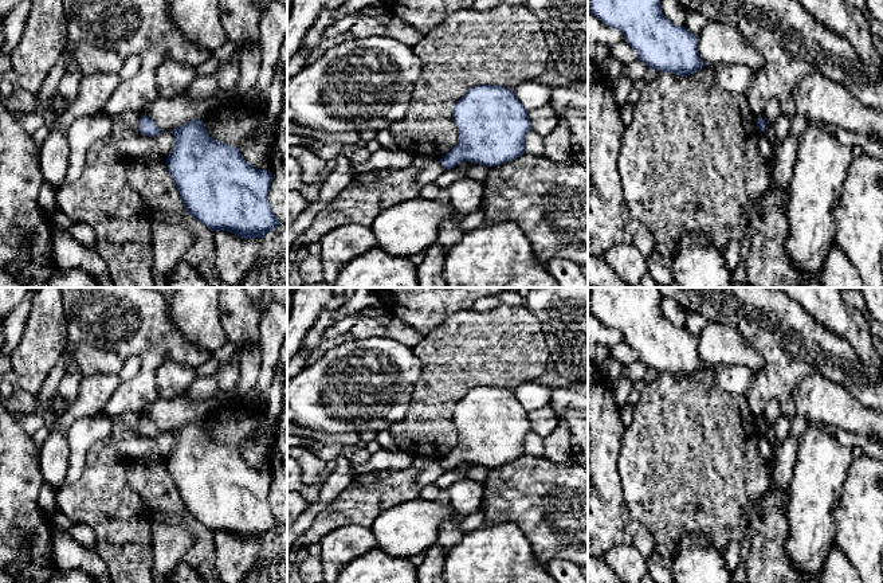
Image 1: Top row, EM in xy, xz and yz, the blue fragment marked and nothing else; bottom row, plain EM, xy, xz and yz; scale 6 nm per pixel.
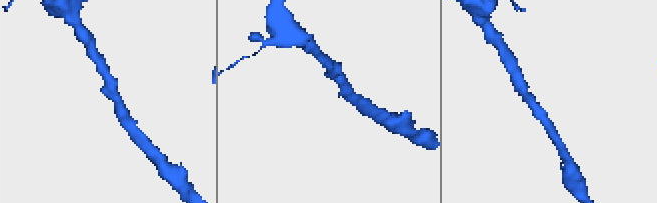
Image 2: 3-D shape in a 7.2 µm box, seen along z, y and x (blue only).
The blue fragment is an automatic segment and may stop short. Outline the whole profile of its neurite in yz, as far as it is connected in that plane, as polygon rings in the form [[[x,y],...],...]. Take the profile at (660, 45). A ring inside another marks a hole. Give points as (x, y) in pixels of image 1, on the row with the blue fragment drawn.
[[[588,0],[589,13],[601,23],[619,30],[625,42],[637,52],[637,59],[647,69],[674,73],[679,77],[691,75],[706,64],[698,52],[698,36],[686,27],[671,23],[662,12],[660,0]]]

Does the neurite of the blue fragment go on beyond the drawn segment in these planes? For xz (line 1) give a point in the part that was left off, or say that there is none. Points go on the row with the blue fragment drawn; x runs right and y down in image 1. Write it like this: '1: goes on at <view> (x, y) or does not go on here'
1: does not go on here

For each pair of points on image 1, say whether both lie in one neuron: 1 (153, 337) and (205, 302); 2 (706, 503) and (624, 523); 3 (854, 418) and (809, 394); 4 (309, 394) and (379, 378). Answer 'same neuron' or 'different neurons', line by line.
1: different neurons
2: different neurons
3: same neuron
4: same neuron

